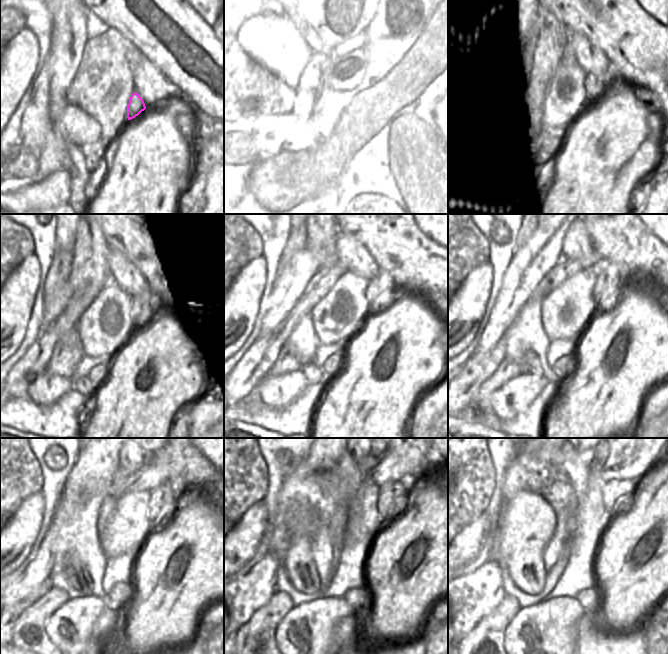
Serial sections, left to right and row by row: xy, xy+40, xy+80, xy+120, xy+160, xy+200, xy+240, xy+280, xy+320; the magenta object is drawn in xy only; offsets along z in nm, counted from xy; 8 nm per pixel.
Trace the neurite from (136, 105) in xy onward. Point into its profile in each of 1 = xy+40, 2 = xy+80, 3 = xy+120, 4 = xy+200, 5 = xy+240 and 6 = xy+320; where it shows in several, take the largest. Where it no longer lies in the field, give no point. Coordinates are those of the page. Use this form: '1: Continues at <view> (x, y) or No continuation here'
1: Continues at xy+40 (363, 99)
2: Continues at xy+80 (594, 87)
3: Continues at xy+120 (141, 309)
4: Continues at xy+200 (608, 283)
5: Continues at xy+240 (163, 499)
6: Continues at xy+320 (615, 491)

